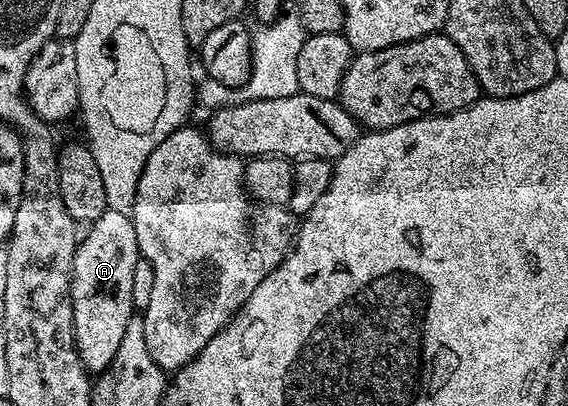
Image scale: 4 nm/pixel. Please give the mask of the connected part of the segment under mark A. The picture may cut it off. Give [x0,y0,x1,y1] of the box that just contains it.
[68,209,142,373]

